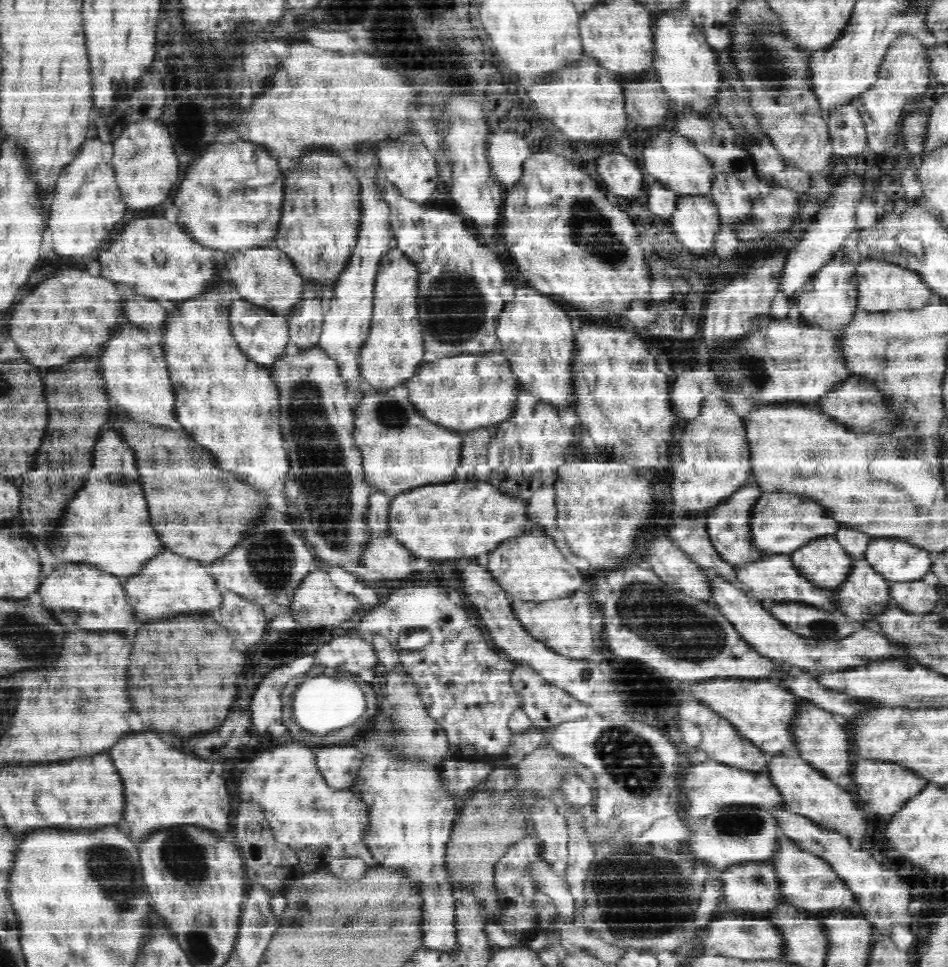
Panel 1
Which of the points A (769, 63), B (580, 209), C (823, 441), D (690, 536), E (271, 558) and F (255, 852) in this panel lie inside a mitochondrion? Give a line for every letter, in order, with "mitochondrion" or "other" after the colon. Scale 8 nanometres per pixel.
A: mitochondrion
B: mitochondrion
C: other
D: other
E: mitochondrion
F: other

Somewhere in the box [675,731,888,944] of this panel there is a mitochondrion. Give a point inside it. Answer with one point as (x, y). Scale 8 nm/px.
(737, 823)

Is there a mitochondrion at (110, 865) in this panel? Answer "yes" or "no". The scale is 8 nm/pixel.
yes

